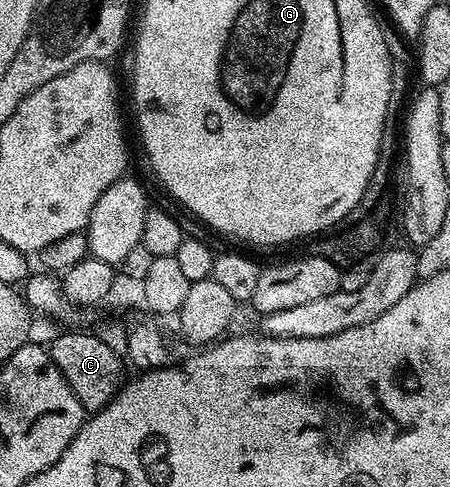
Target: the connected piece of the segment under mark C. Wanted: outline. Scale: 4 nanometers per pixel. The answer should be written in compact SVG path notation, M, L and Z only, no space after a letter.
M61 333L48 346L55 367L67 379L71 391L79 399L86 412L97 412L109 404L117 395L121 382L122 358L107 344L104 336L93 333Z

